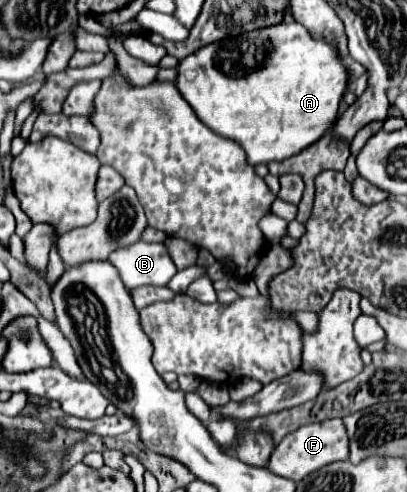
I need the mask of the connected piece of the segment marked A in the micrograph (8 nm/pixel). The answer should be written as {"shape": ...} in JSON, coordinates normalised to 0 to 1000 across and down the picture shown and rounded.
{"shape":[[[688,43],[678,51],[629,59],[595,75],[595,91],[575,79],[545,79],[491,96],[437,132],[432,177],[482,226],[486,242],[526,270],[585,287],[614,335],[698,327],[776,291],[835,238],[835,209],[860,173],[860,144],[830,100],[806,83],[771,79],[757,59],[727,43]]]}

